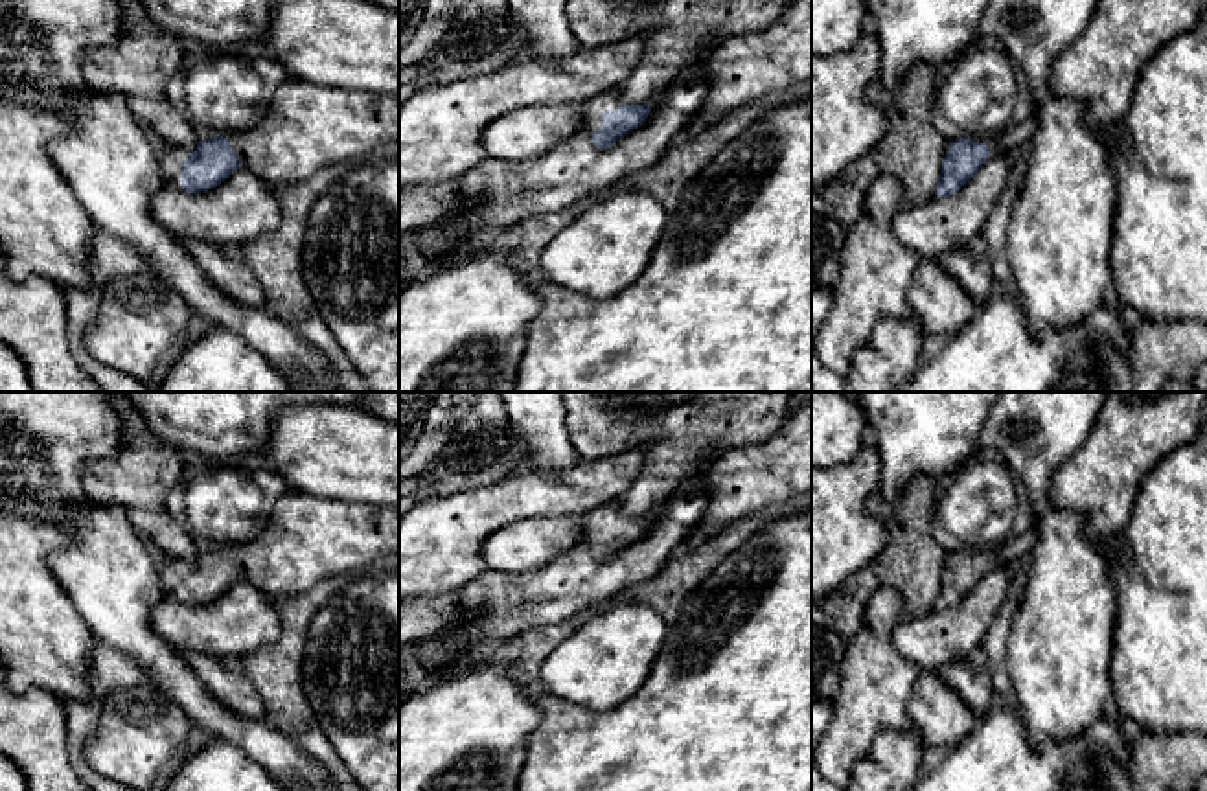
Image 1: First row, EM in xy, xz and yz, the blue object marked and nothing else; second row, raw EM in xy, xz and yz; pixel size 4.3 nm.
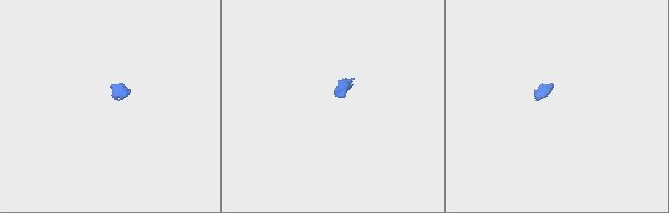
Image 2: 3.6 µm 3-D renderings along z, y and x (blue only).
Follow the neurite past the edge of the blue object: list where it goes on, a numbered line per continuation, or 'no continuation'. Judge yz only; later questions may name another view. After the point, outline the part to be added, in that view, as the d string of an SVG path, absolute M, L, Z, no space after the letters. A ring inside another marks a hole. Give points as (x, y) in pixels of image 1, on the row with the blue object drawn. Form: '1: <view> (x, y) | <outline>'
1: yz (1000, 144) | M1034 109L1034 114L1027 121L1019 125L1010 125L1003 132L997 132L984 140L975 140L971 136L966 138L970 138L971 142L986 143L990 147L990 155L986 158L988 162L990 158L1005 156L1008 151L1012 151L1021 143L1032 142L1036 129L1038 129L1038 116Z

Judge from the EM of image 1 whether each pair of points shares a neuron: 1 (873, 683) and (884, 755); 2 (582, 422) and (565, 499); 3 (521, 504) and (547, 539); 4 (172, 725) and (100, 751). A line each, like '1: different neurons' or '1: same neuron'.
1: different neurons
2: different neurons
3: different neurons
4: same neuron

